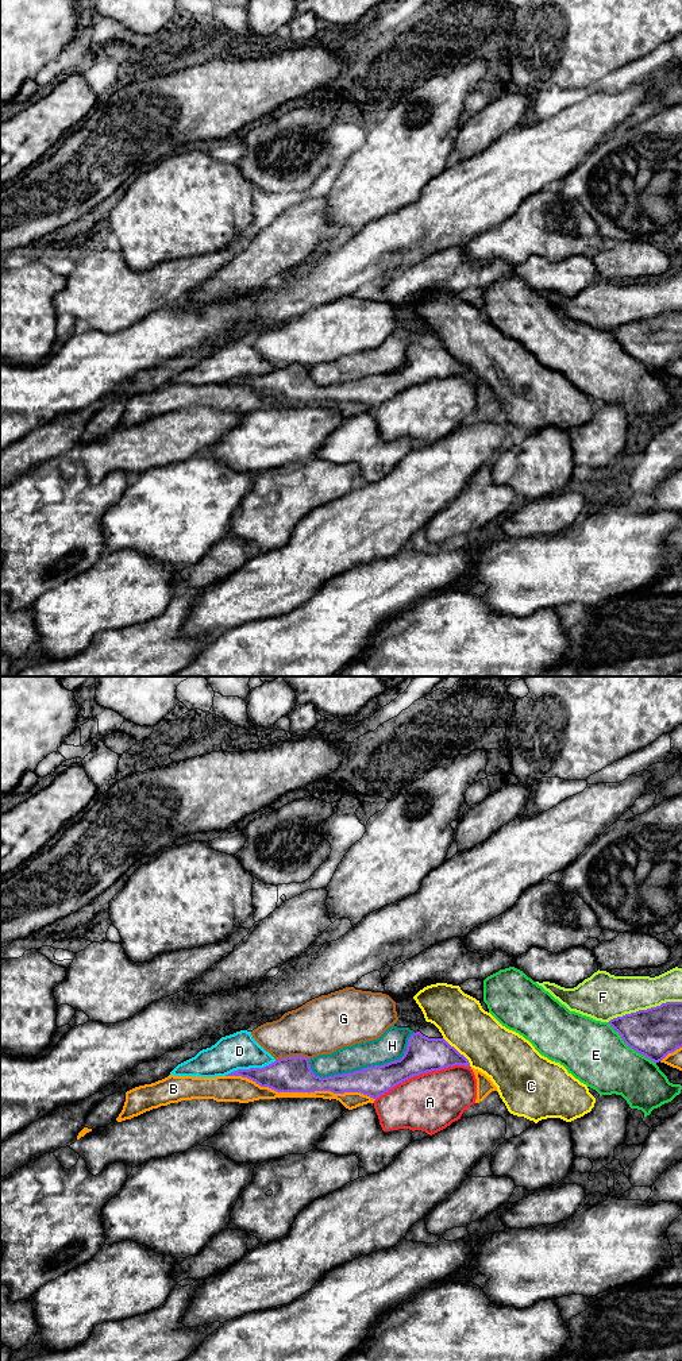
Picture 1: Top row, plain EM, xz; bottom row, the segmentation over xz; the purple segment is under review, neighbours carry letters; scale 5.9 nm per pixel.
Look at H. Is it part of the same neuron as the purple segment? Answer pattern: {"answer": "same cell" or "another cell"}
{"answer": "another cell"}

